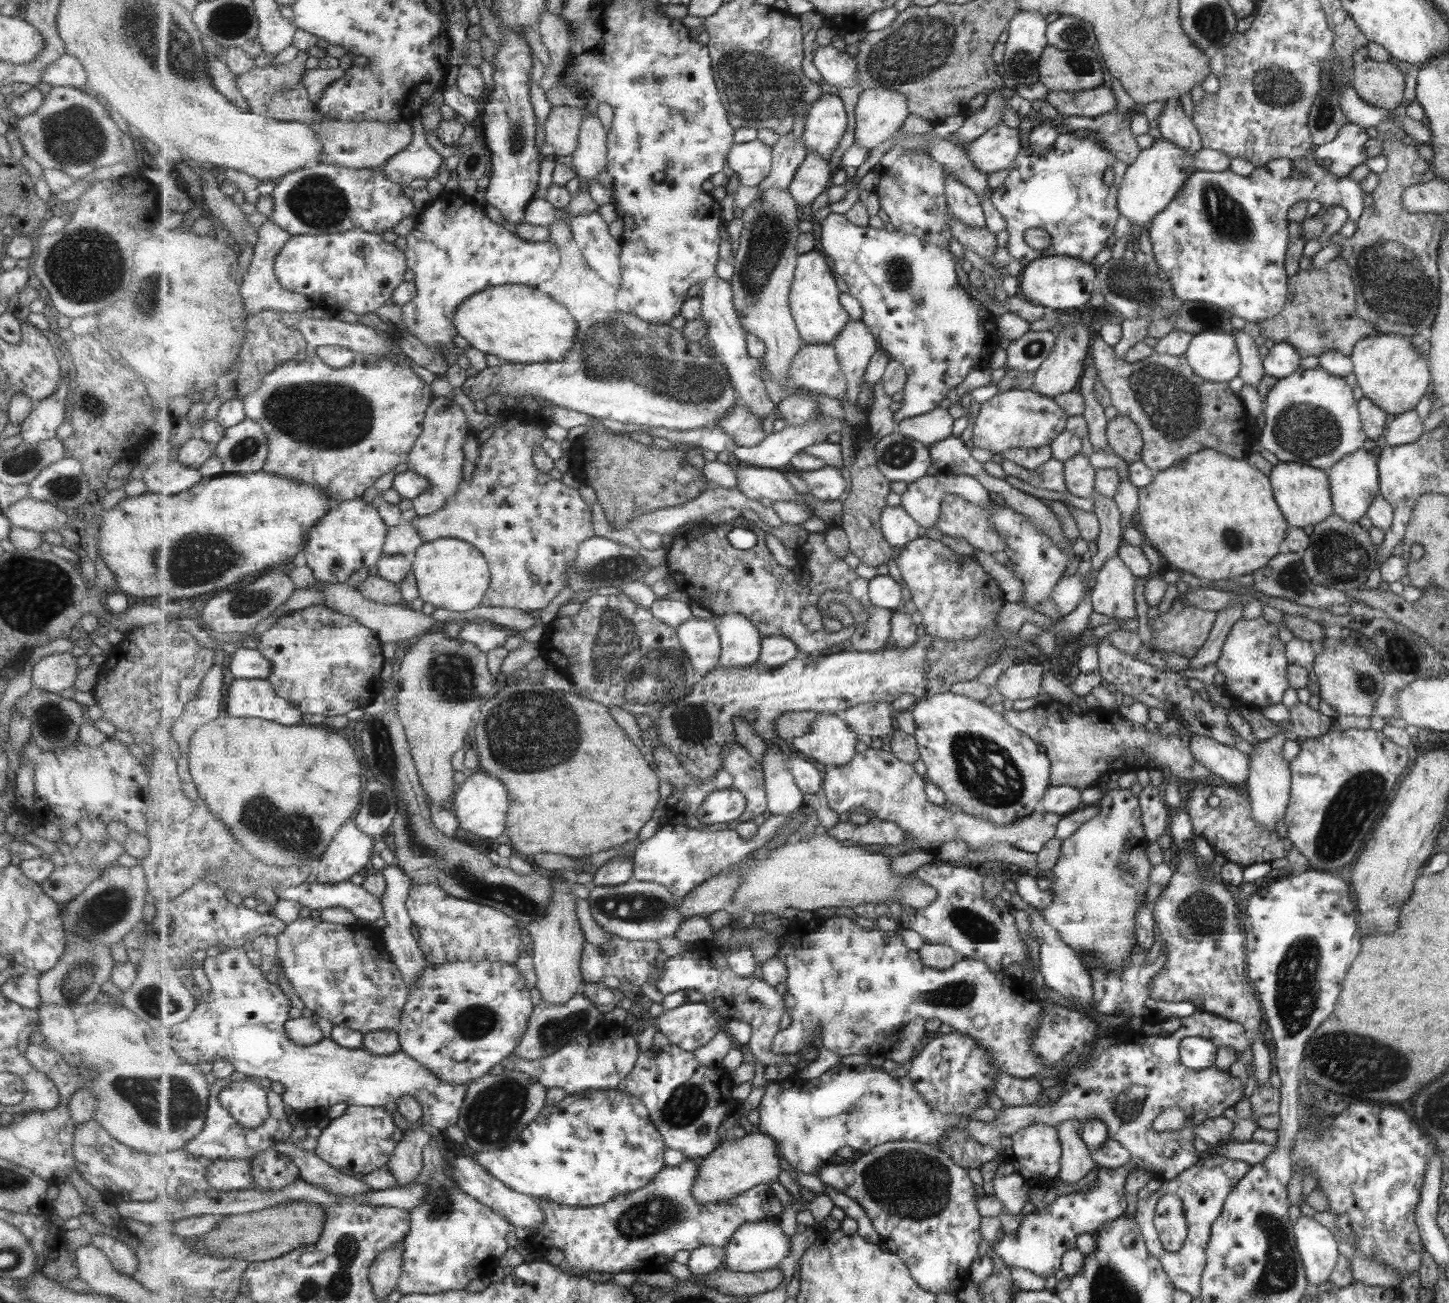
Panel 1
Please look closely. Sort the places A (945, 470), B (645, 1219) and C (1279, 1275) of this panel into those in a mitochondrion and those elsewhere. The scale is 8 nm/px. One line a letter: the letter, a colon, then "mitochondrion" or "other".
A: other
B: mitochondrion
C: mitochondrion

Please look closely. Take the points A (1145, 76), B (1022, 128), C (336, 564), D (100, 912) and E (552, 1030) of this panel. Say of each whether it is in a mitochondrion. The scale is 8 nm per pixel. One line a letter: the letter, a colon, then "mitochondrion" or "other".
A: other
B: other
C: other
D: mitochondrion
E: mitochondrion

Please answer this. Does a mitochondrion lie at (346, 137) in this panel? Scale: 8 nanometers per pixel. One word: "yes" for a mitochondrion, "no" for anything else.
no

